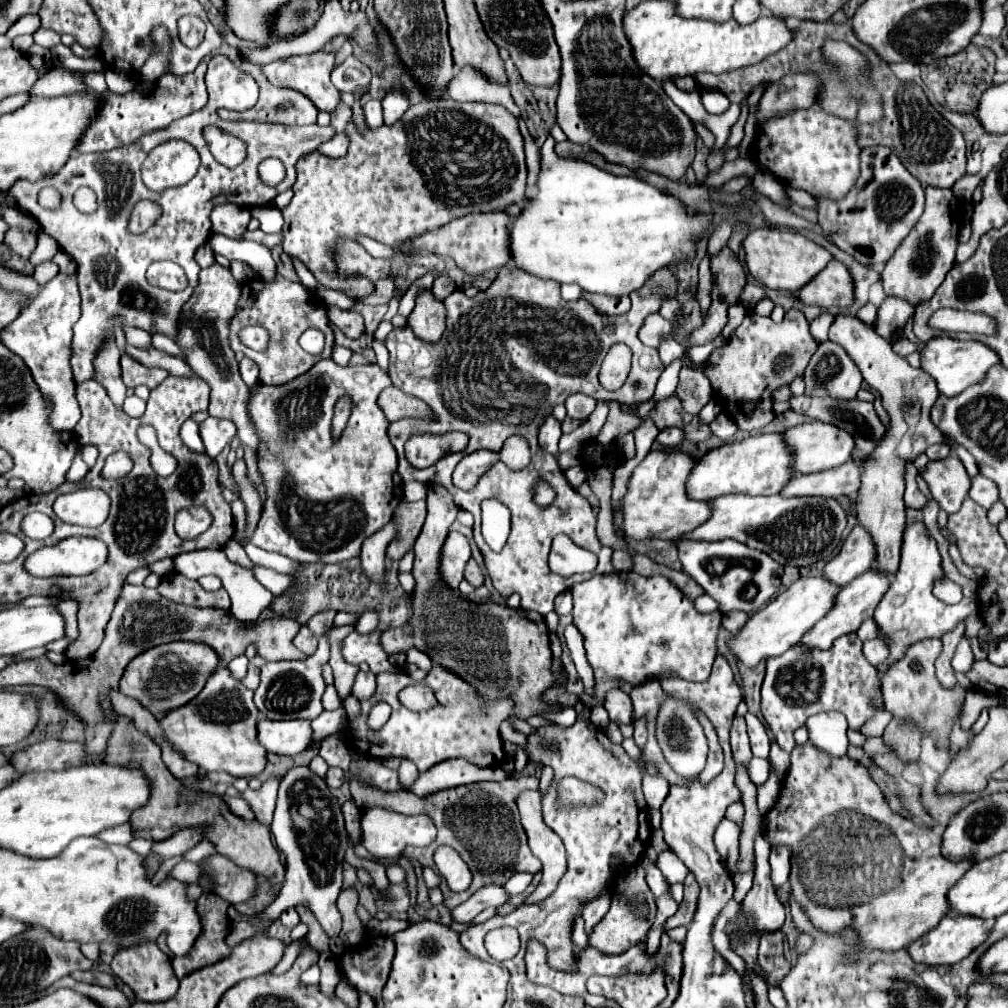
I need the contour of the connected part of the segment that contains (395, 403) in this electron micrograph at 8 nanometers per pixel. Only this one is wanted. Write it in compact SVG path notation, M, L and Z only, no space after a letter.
M395 385L385 387L379 393L377 403L389 421L397 421L403 417L419 417L419 419L433 417L431 409L427 409L427 403L423 403L421 399L415 399L413 395L399 391Z

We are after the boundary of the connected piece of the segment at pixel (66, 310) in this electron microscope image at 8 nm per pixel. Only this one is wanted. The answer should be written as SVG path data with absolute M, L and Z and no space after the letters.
M57 273L47 287L39 291L39 295L19 313L19 317L9 323L3 333L1 341L9 347L15 355L19 355L25 365L29 367L33 381L37 383L39 391L51 403L49 423L55 431L71 433L81 417L79 403L75 399L75 381L71 373L71 337L73 325L81 317L81 299L79 299L79 285L77 273L65 275Z

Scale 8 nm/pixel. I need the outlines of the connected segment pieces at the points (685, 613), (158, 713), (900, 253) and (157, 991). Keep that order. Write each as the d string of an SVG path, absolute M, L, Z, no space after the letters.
M619 571L595 575L573 587L573 625L585 637L587 661L595 673L595 697L583 693L581 701L585 705L601 705L603 695L617 687L617 679L641 685L669 671L687 681L705 681L709 677L717 655L719 611L699 613L693 603L661 575L645 579L633 571Z
M175 641L175 643L159 645L131 659L131 663L125 667L125 673L119 681L119 689L125 695L135 697L157 719L163 719L165 711L179 709L201 693L207 679L215 673L217 663L219 663L217 653L203 643Z
M941 187L925 189L923 215L919 217L911 235L907 235L907 239L903 239L903 243L897 247L895 255L887 261L885 271L881 273L881 281L887 297L907 299L911 305L931 299L931 295L937 291L947 271L955 263L955 249L959 245L957 241L959 219L961 219L961 205L949 189L941 189Z
M145 943L141 947L133 947L127 951L121 949L115 955L111 969L123 983L127 983L133 989L133 993L137 995L139 1001L153 1001L153 1003L167 1001L179 989L179 979L175 977L175 971L171 967L171 959L163 951L159 951L159 947L155 943Z

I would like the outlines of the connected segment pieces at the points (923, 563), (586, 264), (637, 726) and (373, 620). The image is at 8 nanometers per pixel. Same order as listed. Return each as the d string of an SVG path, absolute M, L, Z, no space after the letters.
M923 523L907 525L903 535L903 547L901 547L901 567L895 575L895 581L891 583L891 589L888 589L882 597L873 615L873 621L881 629L877 631L879 639L883 639L887 643L887 649L891 651L891 655L887 657L887 663L881 663L879 667L875 667L879 681L891 669L891 665L907 653L907 647L923 639L941 637L945 631L953 629L961 619L978 612L979 604L972 598L963 598L960 603L954 605L945 605L943 601L939 601L931 593L933 583L937 579L943 579L941 555L937 551L937 543L931 539Z
M547 135L543 147L543 165L539 173L539 193L523 213L509 225L513 265L521 271L559 283L577 283L591 293L609 297L629 295L645 285L645 281L663 267L677 267L681 261L693 261L697 243L703 235L711 235L711 219L697 209L689 209L681 199L665 195L649 183L635 177L617 177L581 159L561 159L553 151L553 137Z
M641 718L634 722L634 740L636 744L642 748L643 745L645 745L647 741L647 727L646 727L646 721L645 719Z
M370 610L363 613L355 627L355 630L360 634L370 633L378 626L378 612Z

